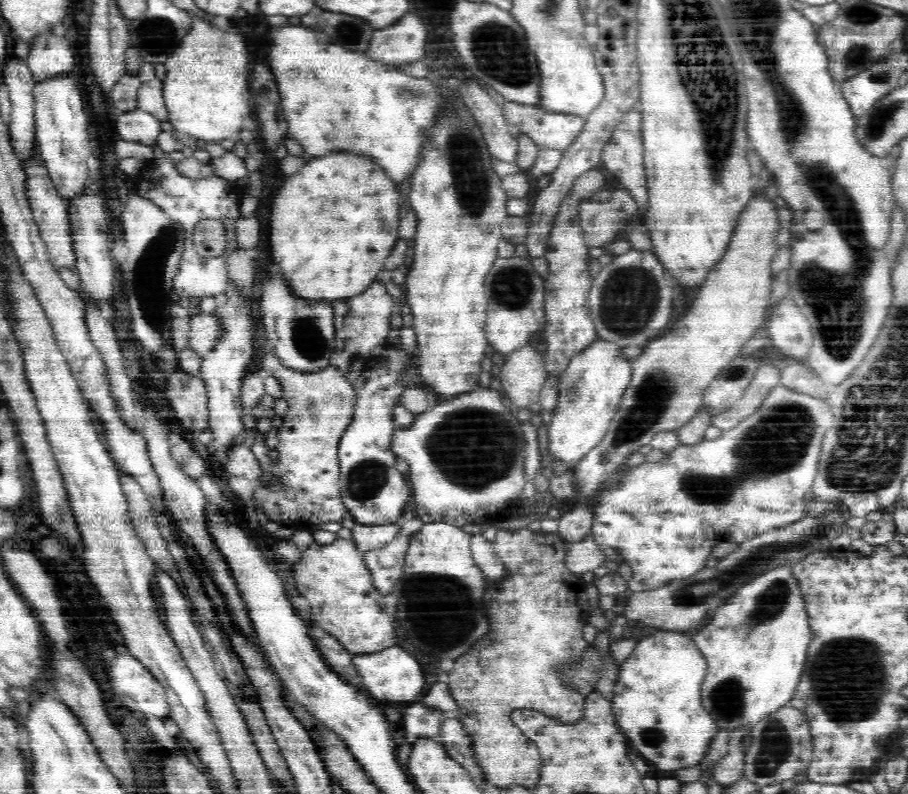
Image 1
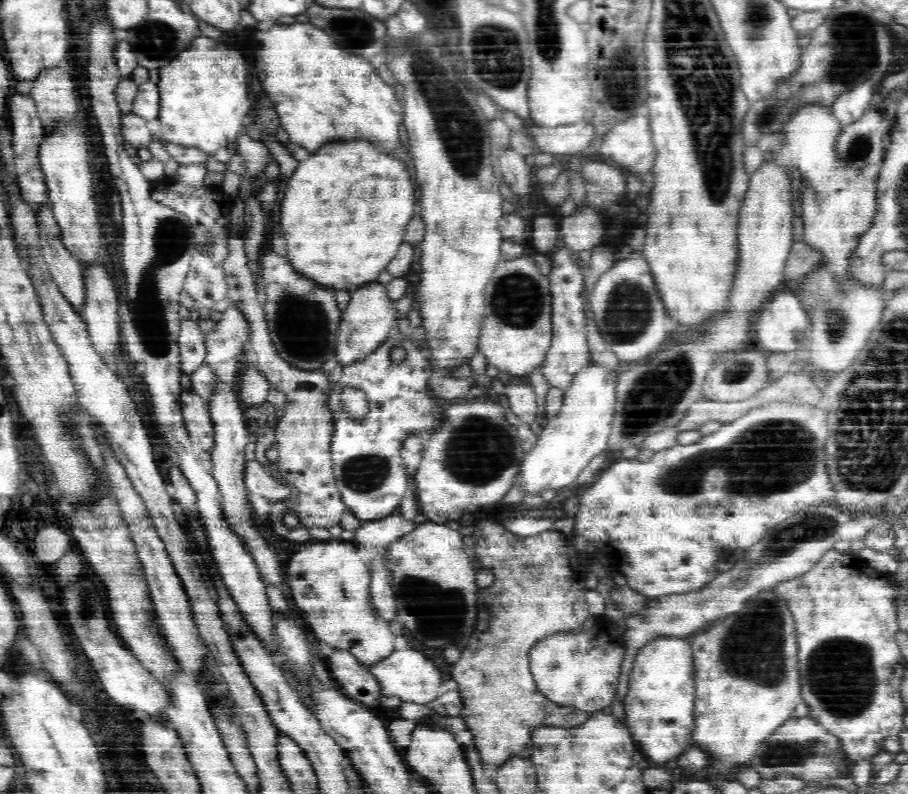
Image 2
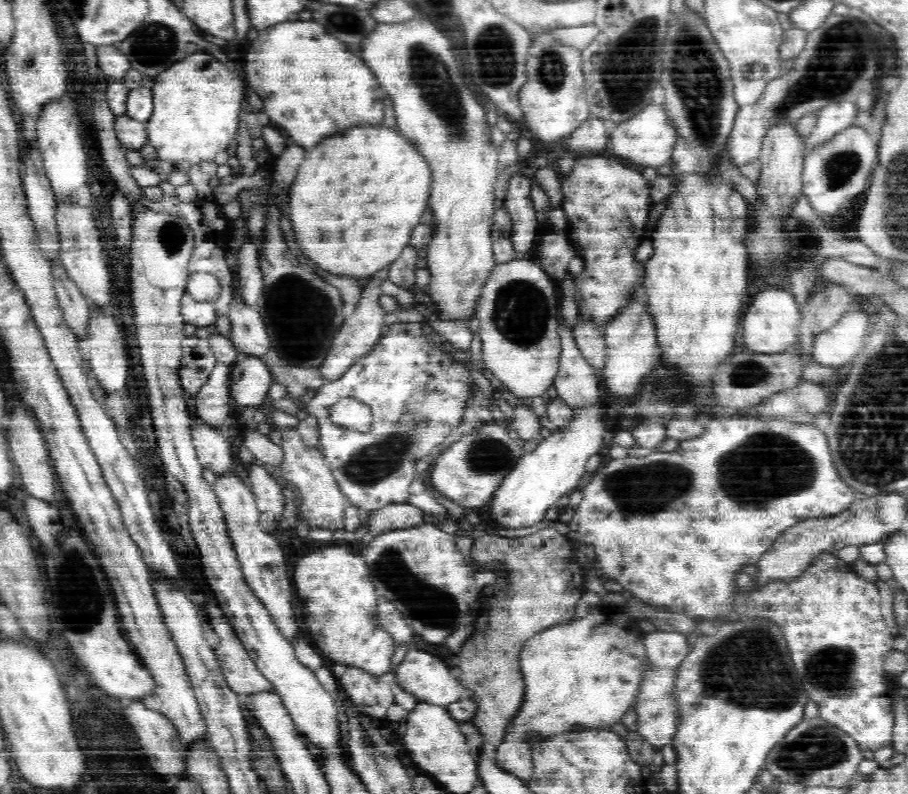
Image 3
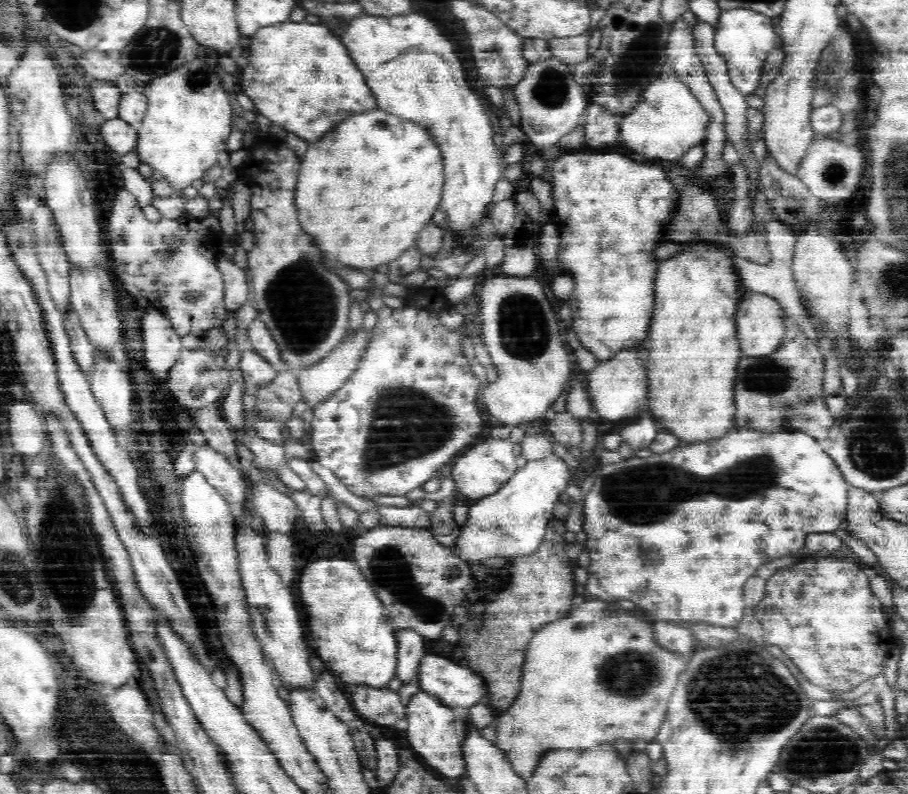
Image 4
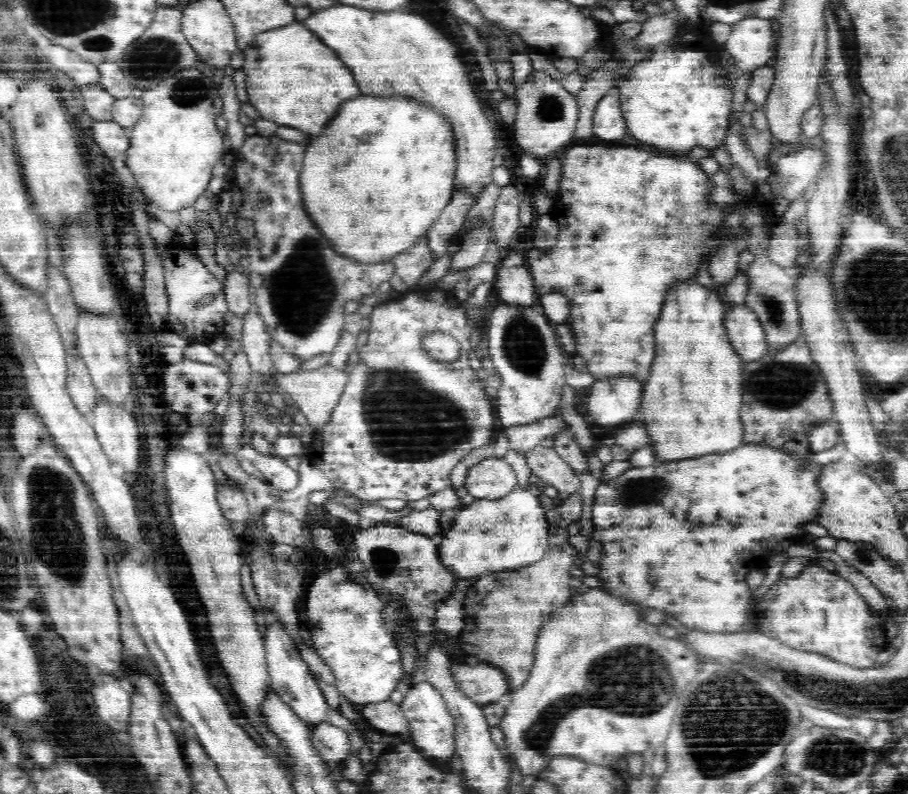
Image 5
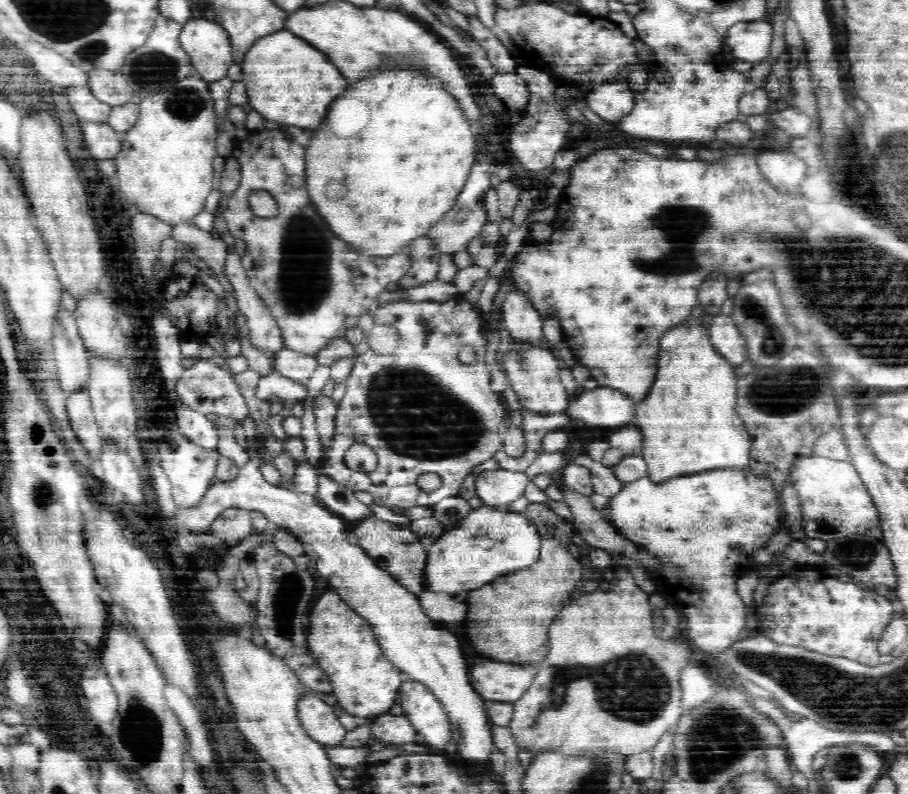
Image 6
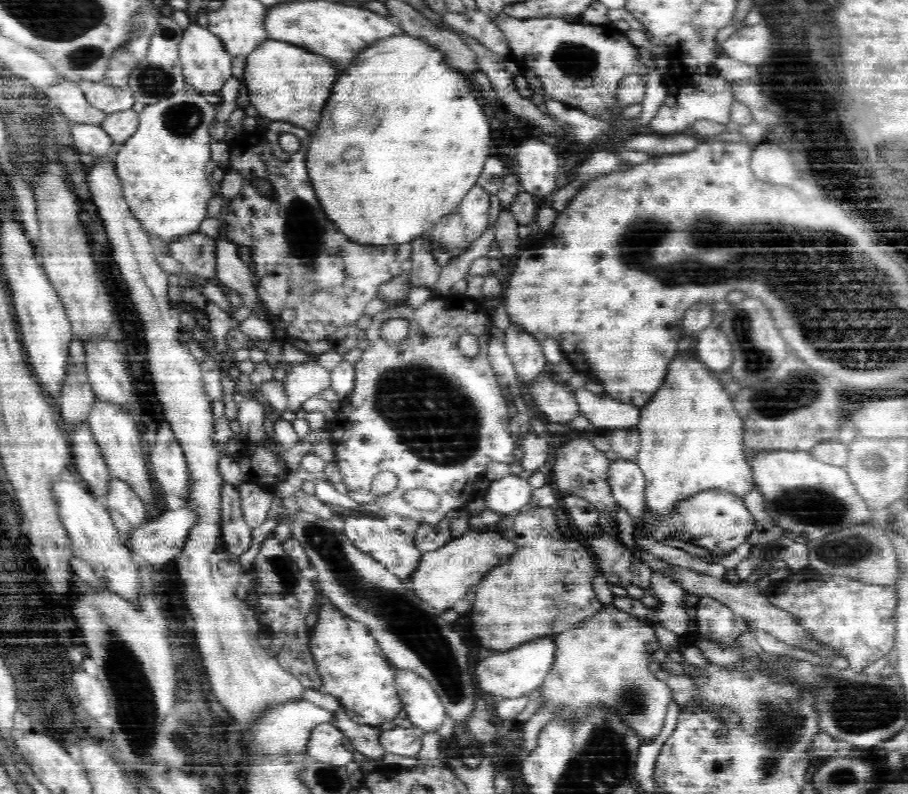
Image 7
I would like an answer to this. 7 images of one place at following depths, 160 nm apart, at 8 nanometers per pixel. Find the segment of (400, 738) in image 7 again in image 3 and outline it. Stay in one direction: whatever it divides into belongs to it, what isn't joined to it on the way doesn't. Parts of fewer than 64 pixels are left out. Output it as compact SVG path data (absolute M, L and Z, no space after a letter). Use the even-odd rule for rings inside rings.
M348 665L347 667L337 681L348 695L346 699L352 702L353 709L378 719L386 716L388 709L395 704L390 684L386 684L382 676L376 676L356 665Z

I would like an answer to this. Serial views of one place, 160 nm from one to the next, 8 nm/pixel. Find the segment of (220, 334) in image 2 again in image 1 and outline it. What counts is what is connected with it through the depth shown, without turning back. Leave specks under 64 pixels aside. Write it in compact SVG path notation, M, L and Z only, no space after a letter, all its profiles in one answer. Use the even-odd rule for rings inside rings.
M203 311L188 317L187 345L203 355L212 348L213 341L217 338L217 319Z

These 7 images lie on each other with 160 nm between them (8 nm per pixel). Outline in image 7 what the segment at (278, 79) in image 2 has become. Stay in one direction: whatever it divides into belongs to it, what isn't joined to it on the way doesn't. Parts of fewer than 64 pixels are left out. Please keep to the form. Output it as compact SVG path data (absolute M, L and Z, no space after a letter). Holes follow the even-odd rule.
M266 40L248 53L243 81L252 106L270 120L284 120L300 128L316 128L332 94L338 72L330 60L284 40Z

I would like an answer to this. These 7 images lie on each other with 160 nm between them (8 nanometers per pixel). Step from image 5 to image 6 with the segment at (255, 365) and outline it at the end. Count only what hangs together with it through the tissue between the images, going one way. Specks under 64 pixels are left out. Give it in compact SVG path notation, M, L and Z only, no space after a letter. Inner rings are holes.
M233 248L228 249L225 273L235 291L238 310L246 315L246 327L250 333L248 336L252 346L268 356L276 354L283 347L276 320L269 314L258 295L248 286L241 257Z

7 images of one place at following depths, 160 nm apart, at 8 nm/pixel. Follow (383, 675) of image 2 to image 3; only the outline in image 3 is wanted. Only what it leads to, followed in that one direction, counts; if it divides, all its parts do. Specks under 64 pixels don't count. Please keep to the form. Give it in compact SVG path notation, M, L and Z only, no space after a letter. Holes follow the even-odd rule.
M415 646L408 648L404 660L394 670L390 668L390 672L394 673L394 682L402 692L406 692L420 703L440 707L460 698L468 698L468 692L465 691L459 680L456 680L457 677L450 674L450 670L452 668L446 668L446 664L442 660L438 660L436 655L416 649Z

